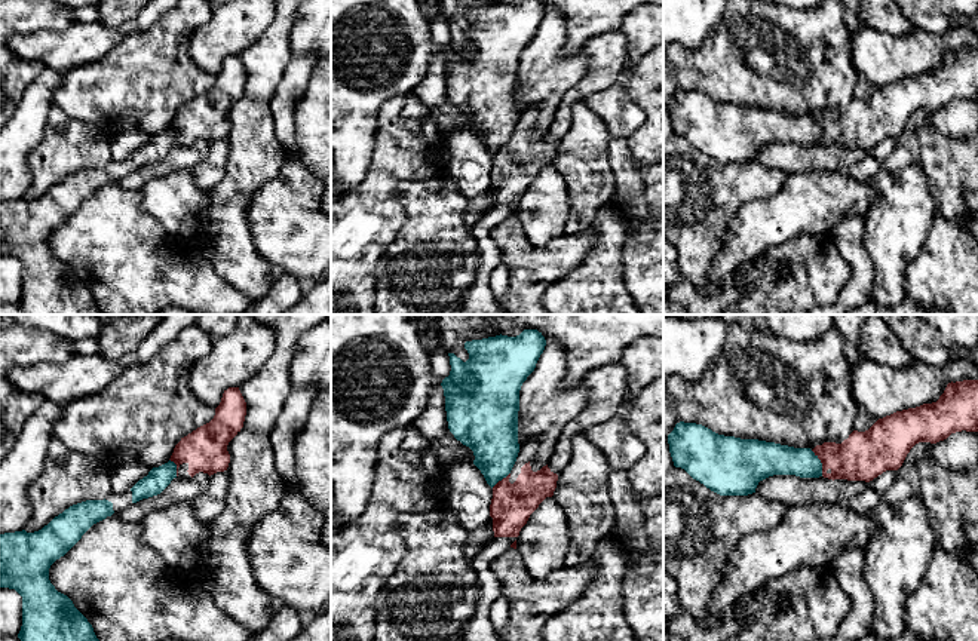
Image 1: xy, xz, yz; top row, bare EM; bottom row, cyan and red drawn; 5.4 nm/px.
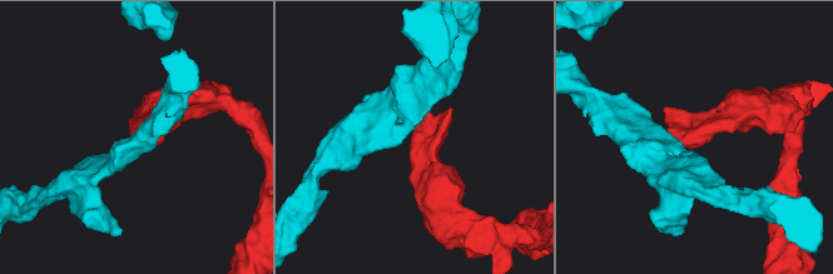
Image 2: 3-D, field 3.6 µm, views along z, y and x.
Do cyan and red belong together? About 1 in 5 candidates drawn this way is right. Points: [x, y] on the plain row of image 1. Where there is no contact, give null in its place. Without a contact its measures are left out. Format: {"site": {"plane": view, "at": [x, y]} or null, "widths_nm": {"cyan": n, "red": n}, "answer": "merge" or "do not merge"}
{"site": {"plane": "yz", "at": [821, 131]}, "widths_nm": {"cyan": 170, "red": 260}, "answer": "do not merge"}

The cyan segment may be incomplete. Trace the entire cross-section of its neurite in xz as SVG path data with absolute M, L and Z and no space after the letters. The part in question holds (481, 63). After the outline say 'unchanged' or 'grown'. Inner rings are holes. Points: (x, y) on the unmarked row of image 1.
M521 0L516 4L500 1L466 9L465 16L469 21L466 30L448 21L451 39L441 50L448 96L457 108L473 119L473 132L491 156L511 141L516 129L519 58L534 39L545 13L542 0Z | unchanged

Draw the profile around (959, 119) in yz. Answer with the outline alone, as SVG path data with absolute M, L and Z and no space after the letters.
M956 99L932 111L929 123L950 138L965 139L978 132L978 99Z

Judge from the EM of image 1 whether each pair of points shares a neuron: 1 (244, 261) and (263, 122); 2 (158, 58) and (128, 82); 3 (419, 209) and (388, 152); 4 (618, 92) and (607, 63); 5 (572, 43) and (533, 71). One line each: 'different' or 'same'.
1: same
2: same
3: different
4: different
5: different

